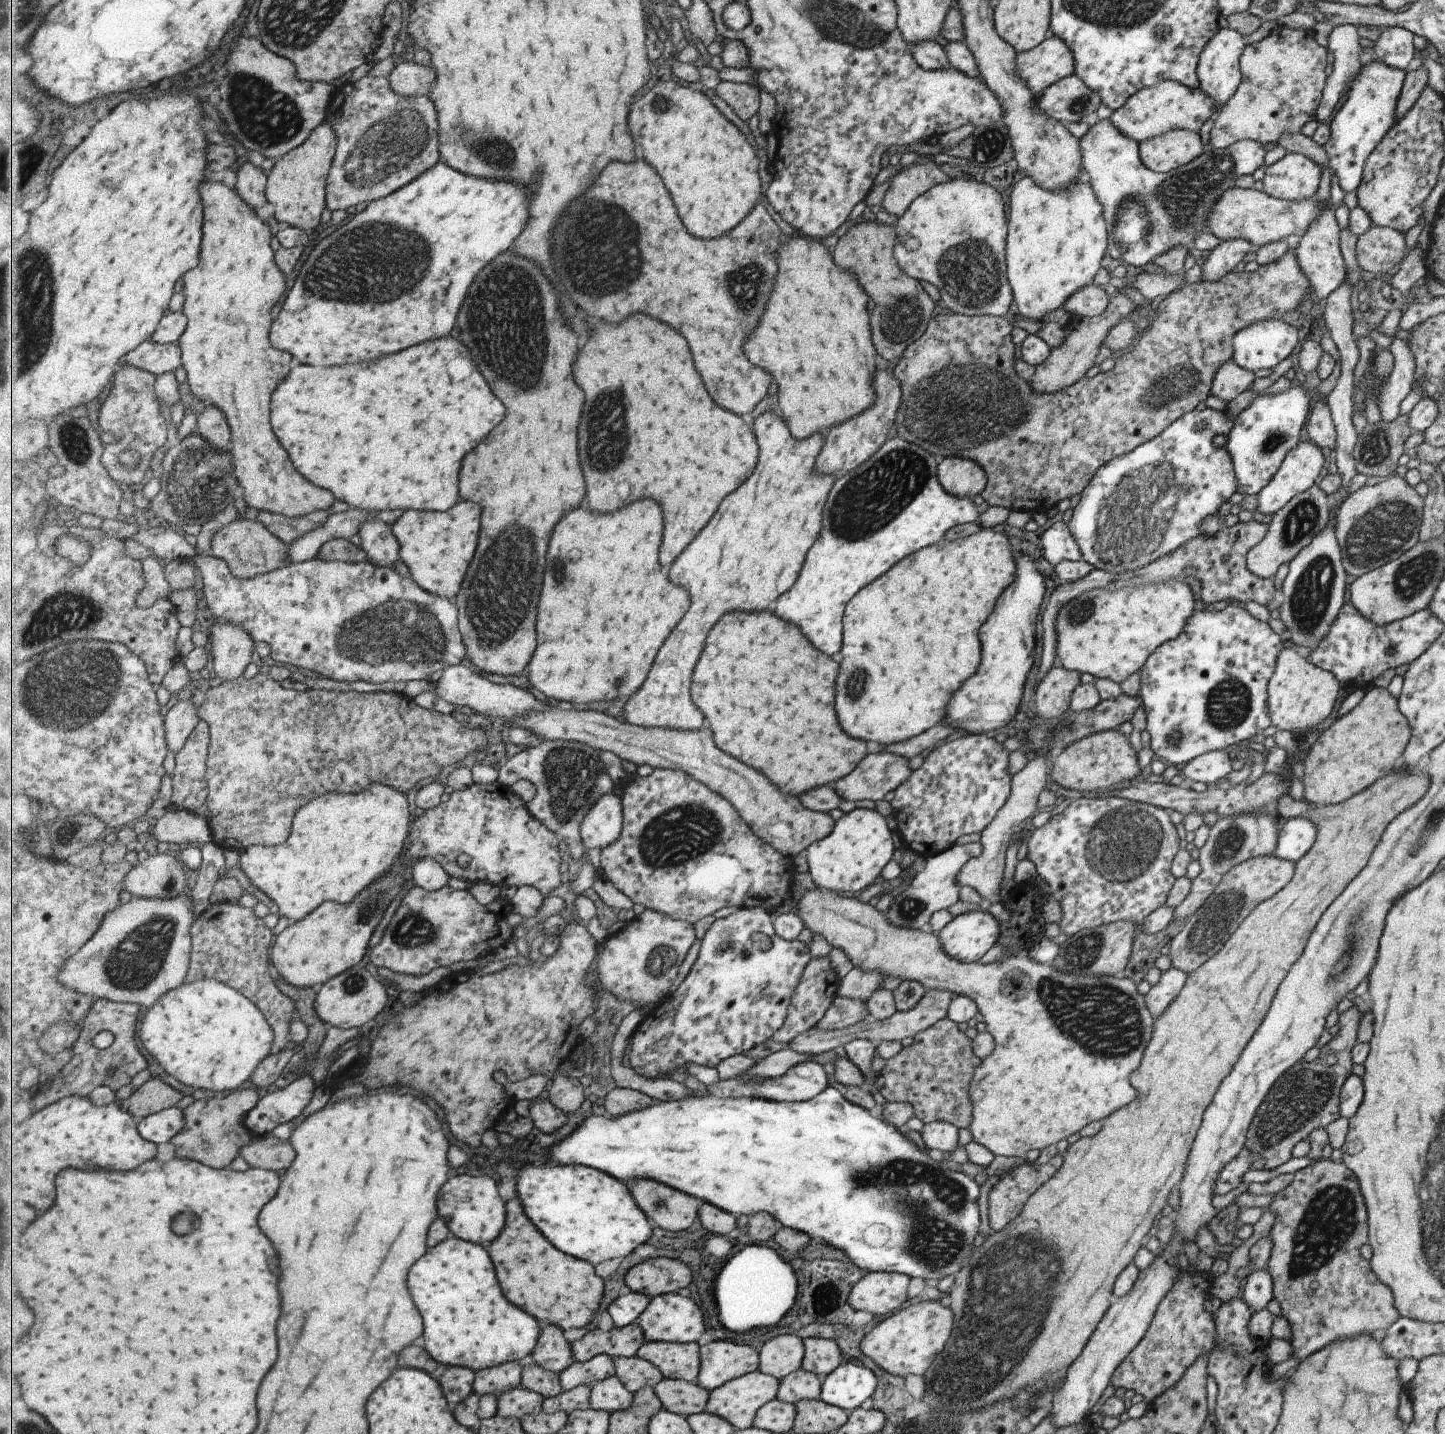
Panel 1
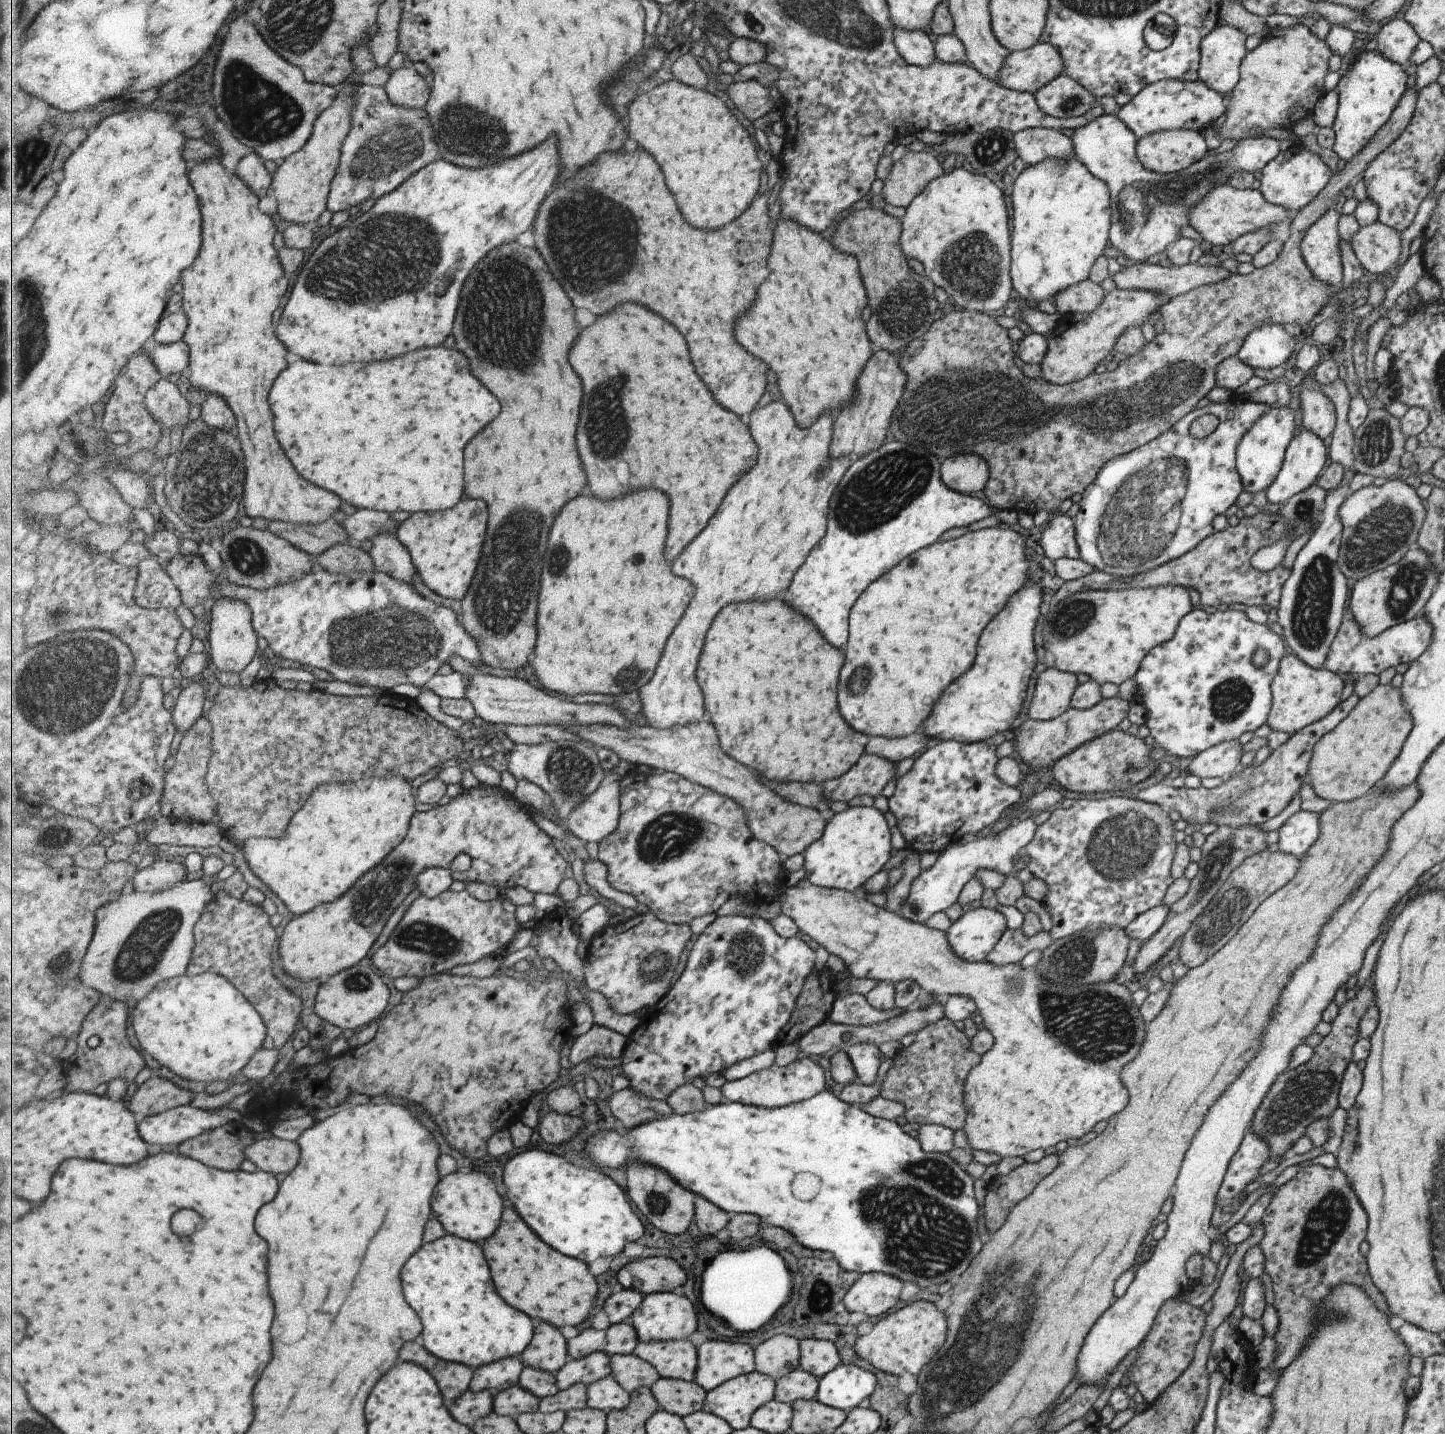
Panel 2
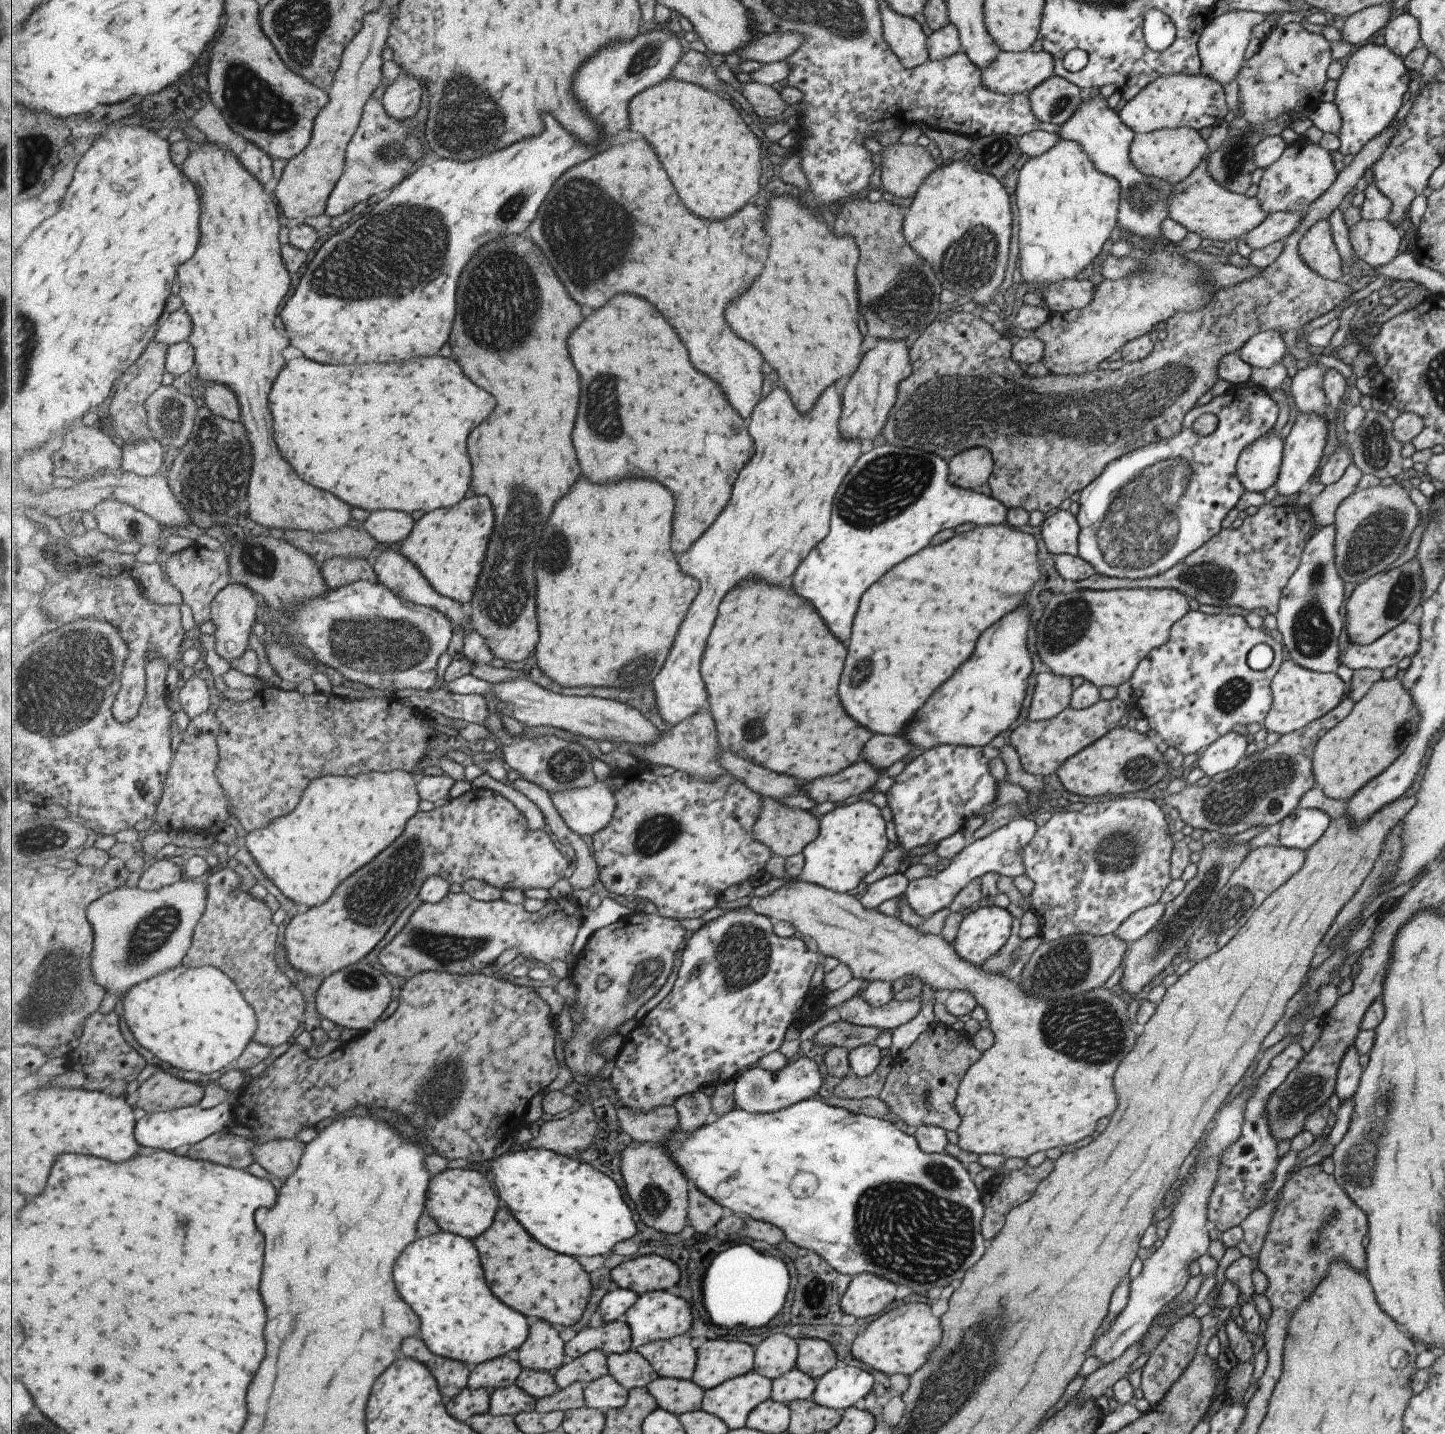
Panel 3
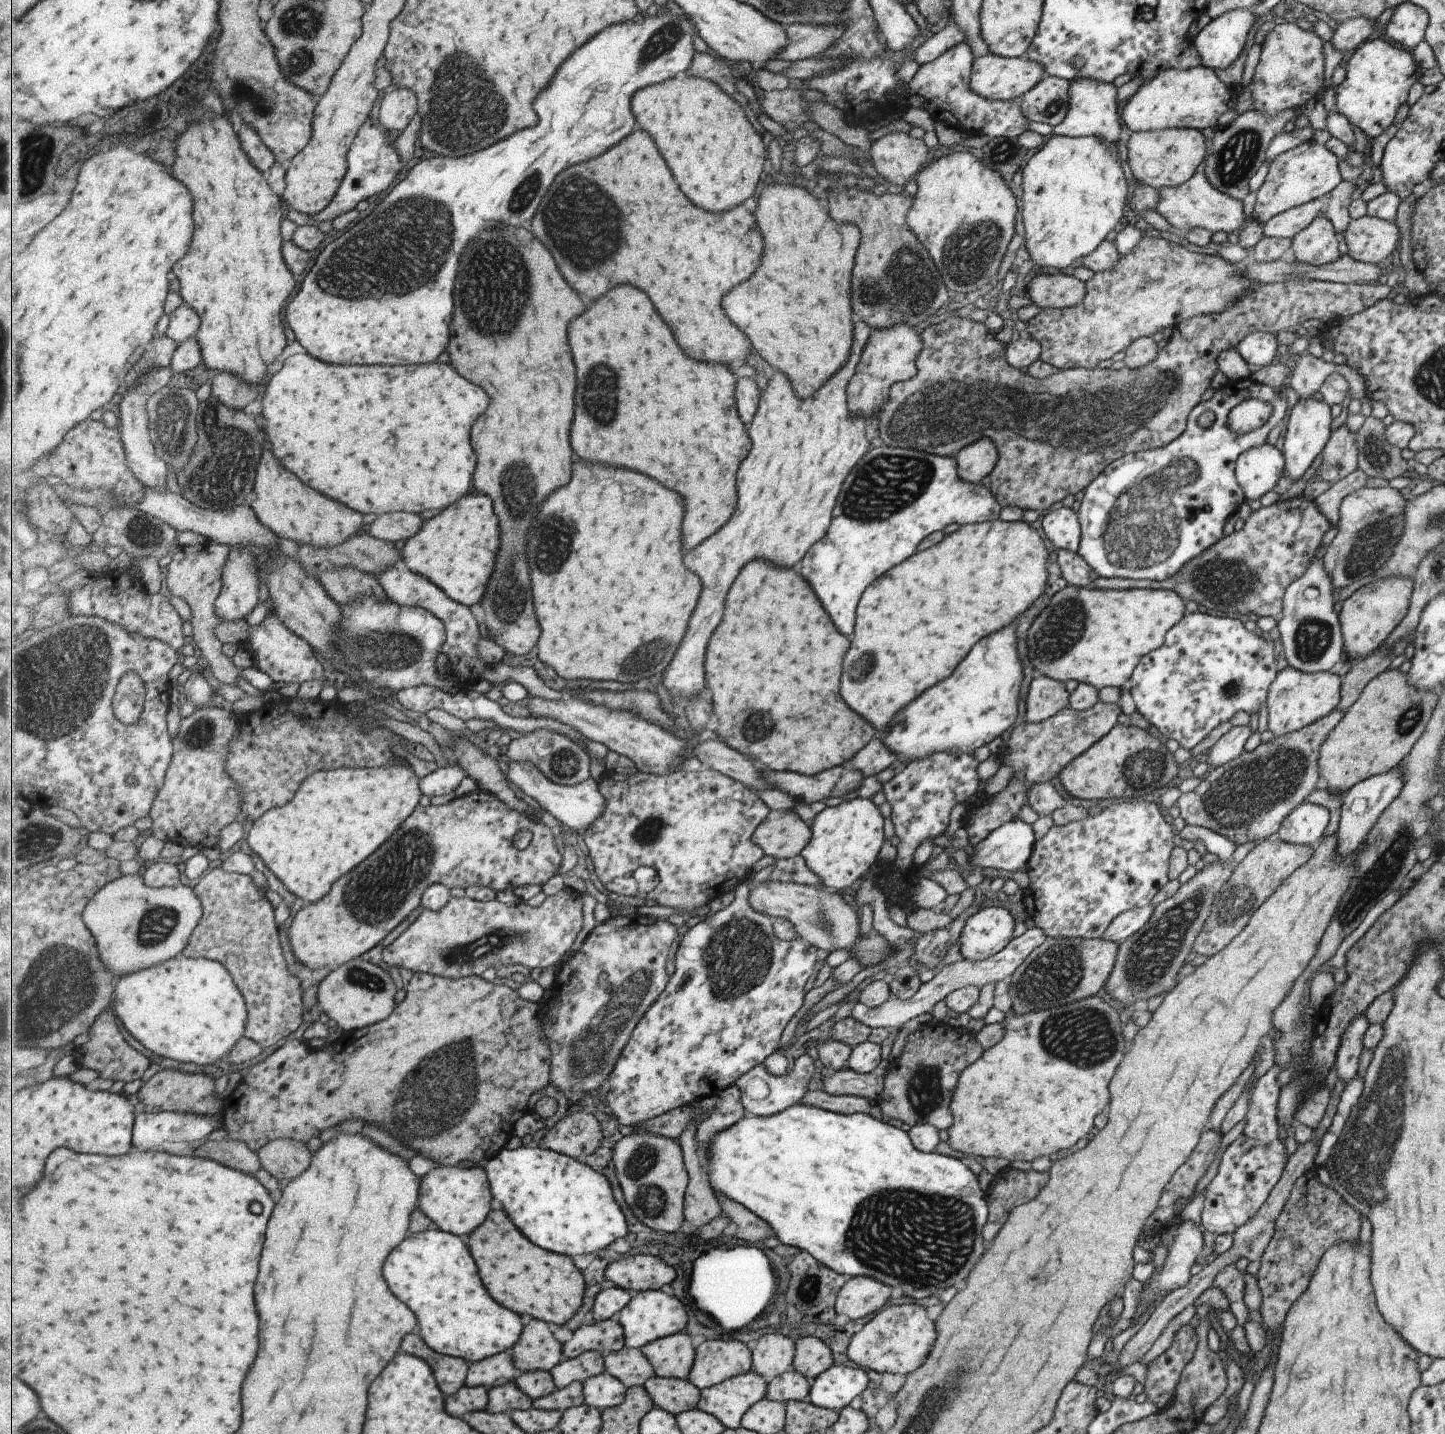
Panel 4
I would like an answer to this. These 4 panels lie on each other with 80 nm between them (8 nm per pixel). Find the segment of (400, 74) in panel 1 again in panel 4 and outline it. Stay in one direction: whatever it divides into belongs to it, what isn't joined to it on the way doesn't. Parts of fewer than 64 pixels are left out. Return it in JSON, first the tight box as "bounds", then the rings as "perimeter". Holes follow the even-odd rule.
{"bounds":[378,87,418,137],"perimeter":[[[396,87],[381,97],[378,120],[384,129],[397,137],[411,124],[418,113],[418,98],[412,89]]]}

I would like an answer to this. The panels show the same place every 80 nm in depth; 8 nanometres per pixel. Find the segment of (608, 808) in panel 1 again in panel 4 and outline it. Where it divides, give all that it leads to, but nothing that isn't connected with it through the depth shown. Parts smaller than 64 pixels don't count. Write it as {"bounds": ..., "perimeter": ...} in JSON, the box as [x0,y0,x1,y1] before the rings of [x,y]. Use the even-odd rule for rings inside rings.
{"bounds":[508,761,606,832],"perimeter":[[[511,761],[508,764],[508,780],[521,794],[533,801],[537,806],[550,813],[571,830],[583,829],[585,832],[597,822],[600,814],[606,809],[604,793],[600,791],[599,781],[589,779],[576,785],[557,784],[531,761]]]}

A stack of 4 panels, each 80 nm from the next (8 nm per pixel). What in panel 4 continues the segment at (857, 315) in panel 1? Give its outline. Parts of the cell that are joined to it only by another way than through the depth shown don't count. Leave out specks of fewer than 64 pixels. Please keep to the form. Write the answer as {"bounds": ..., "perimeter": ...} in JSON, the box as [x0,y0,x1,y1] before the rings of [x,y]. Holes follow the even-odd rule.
{"bounds":[725,184,859,396],"perimeter":[[[769,184],[755,212],[765,236],[765,256],[761,268],[749,282],[739,284],[725,296],[725,312],[751,338],[753,346],[771,366],[793,376],[797,392],[809,396],[827,380],[847,358],[851,346],[851,308],[849,308],[849,274],[859,244],[859,229],[851,223],[835,224],[827,216],[826,206],[804,187],[793,184]]]}

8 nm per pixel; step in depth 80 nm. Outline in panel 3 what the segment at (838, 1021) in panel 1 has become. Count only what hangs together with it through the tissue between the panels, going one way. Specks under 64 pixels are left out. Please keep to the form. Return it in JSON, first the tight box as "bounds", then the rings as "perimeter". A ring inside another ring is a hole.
{"bounds":[836,995,921,1030],"perimeter":[[[854,995],[841,1003],[836,1011],[839,1014],[839,1020],[850,1025],[893,1030],[915,1018],[919,1012],[919,1006],[921,1002],[917,997],[901,1003],[892,999],[885,1006],[871,1007],[861,996]]]}

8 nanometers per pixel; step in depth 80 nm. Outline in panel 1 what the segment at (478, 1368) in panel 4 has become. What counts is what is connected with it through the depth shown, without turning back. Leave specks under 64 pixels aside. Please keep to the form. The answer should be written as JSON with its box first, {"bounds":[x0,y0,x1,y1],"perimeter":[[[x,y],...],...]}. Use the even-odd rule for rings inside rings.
{"bounds":[474,1361,525,1396],"perimeter":[[[513,1361],[486,1368],[476,1372],[474,1392],[477,1394],[494,1394],[501,1396],[521,1386],[525,1363]]]}

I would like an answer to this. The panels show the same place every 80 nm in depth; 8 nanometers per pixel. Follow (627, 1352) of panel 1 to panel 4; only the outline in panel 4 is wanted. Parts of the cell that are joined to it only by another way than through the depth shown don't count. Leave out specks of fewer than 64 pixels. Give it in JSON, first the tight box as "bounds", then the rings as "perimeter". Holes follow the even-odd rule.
{"bounds":[563,1318,626,1360],"perimeter":[[[617,1318],[593,1324],[581,1325],[564,1343],[563,1360],[571,1360],[587,1351],[599,1351],[607,1355],[626,1346],[625,1333]]]}

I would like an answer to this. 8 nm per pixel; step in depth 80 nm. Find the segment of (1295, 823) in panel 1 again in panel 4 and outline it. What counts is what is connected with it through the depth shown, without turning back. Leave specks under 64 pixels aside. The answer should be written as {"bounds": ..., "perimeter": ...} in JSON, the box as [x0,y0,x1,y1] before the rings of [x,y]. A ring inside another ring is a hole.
{"bounds":[1277,801,1329,845],"perimeter":[[[1303,801],[1281,821],[1277,836],[1288,843],[1316,845],[1329,822],[1328,814],[1322,805]]]}

